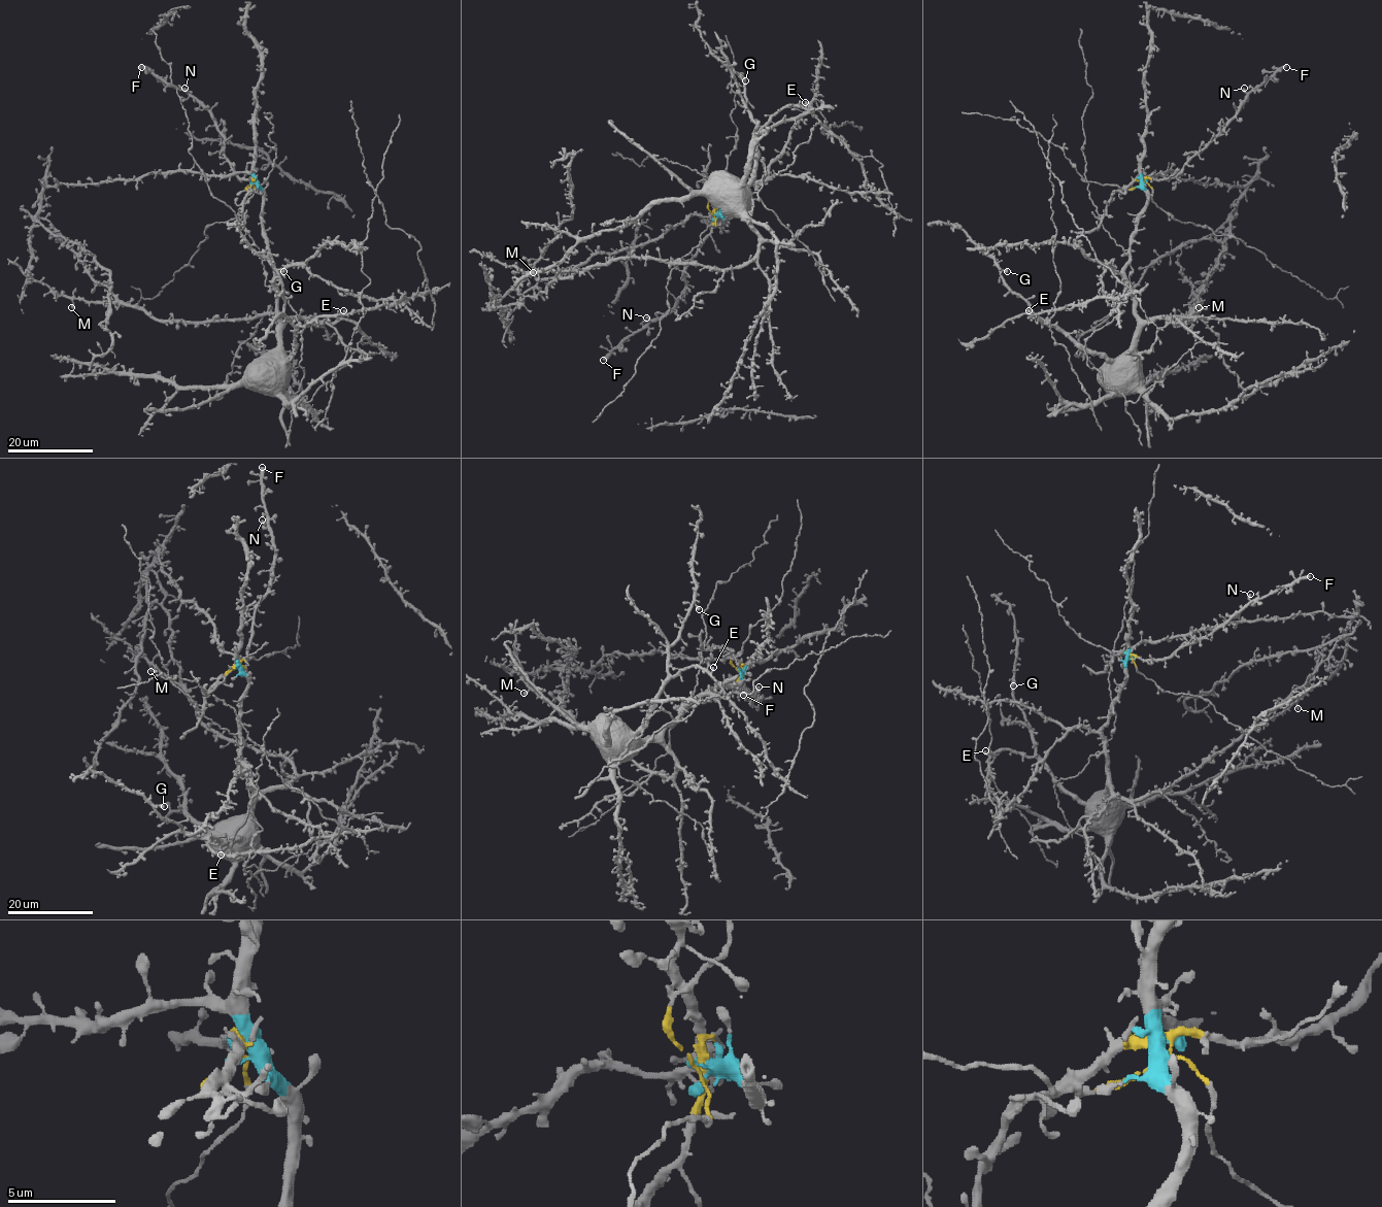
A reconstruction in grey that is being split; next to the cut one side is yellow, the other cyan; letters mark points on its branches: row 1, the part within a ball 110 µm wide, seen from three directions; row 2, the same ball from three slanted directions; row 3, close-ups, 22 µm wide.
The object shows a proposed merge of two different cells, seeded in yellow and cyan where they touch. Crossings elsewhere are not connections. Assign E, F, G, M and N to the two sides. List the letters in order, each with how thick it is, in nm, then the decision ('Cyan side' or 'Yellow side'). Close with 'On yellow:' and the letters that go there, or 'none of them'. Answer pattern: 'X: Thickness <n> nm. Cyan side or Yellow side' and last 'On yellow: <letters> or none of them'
E: Thickness 320 nm. Cyan side
F: Thickness 480 nm. Yellow side
G: Thickness 480 nm. Cyan side
M: Thickness 400 nm. Cyan side
N: Thickness 420 nm. Yellow side
On yellow: F, N

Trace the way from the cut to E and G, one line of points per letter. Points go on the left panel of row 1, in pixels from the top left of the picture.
E: (250, 185), (262, 194), (262, 231), (274, 270), (277, 351), (287, 358), (300, 327), (343, 310)
G: (250, 185), (262, 194), (277, 351), (284, 360), (296, 327), (284, 314), (277, 270), (283, 271)

